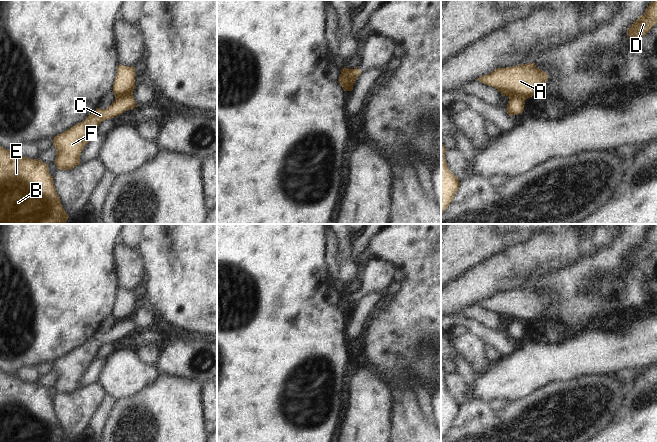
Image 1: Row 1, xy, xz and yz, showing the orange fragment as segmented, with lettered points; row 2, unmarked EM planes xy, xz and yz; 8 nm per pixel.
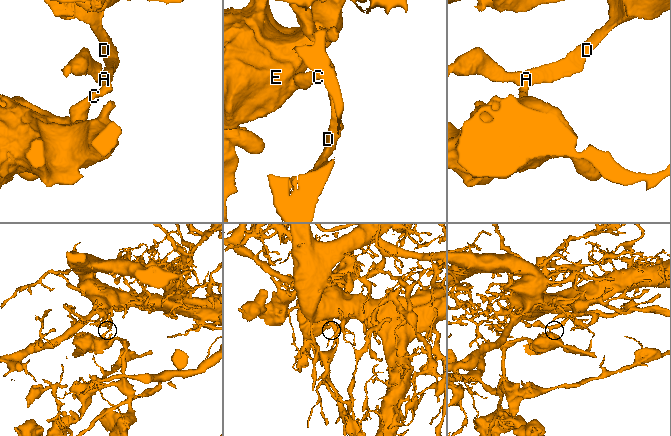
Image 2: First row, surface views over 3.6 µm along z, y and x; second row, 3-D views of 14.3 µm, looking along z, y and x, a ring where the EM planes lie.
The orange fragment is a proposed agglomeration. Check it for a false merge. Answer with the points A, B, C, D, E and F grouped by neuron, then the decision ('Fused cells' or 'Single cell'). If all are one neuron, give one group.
Groups: A D / B C E F. Fused cells

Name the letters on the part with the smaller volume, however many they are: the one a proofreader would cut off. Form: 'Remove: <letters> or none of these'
Remove: B, C, E, F

